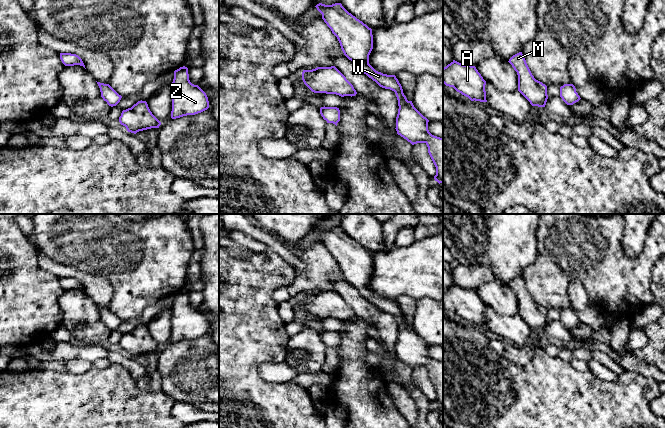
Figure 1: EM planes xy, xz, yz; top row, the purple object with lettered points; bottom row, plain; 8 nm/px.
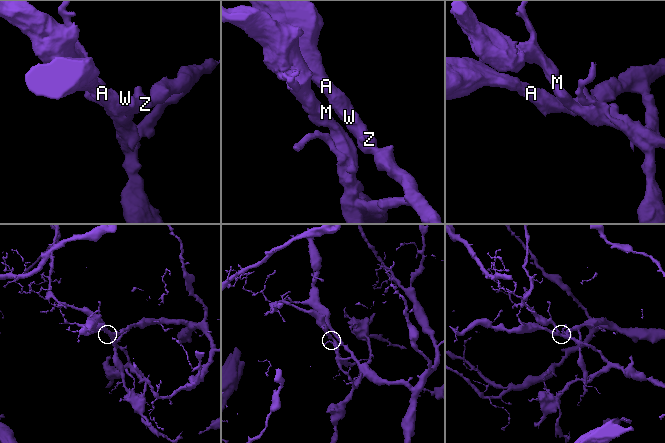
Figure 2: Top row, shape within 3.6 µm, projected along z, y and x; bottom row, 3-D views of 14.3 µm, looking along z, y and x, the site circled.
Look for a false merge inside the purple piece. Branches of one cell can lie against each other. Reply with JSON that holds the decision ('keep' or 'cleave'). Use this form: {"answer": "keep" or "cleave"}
{"answer": "cleave"}

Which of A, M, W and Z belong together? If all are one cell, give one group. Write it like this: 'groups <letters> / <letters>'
groups A W Z / M

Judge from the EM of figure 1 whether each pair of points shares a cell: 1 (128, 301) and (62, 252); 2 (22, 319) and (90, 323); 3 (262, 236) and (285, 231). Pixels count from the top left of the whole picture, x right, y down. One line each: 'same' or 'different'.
1: same
2: different
3: different

